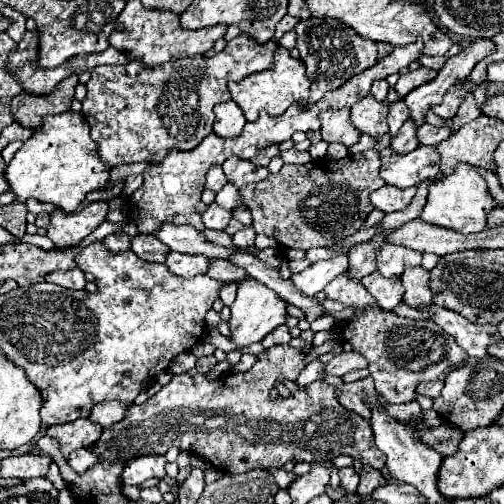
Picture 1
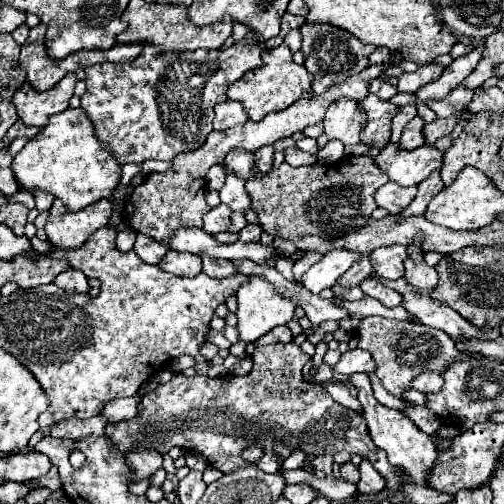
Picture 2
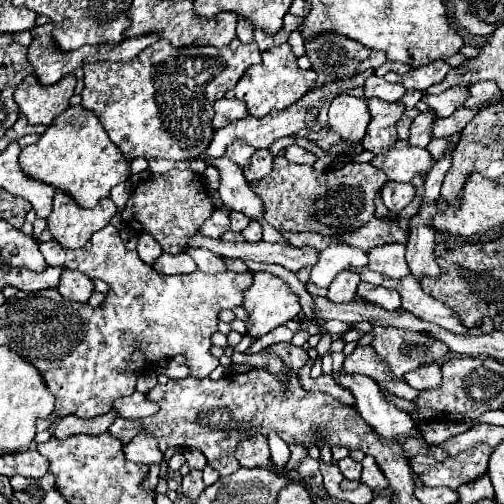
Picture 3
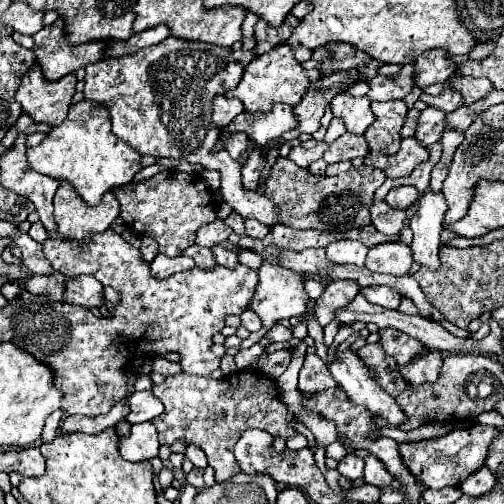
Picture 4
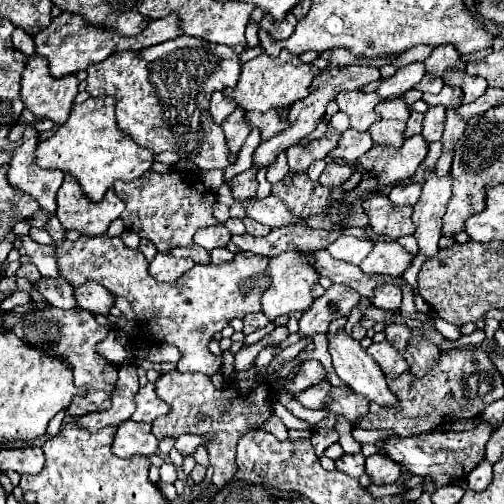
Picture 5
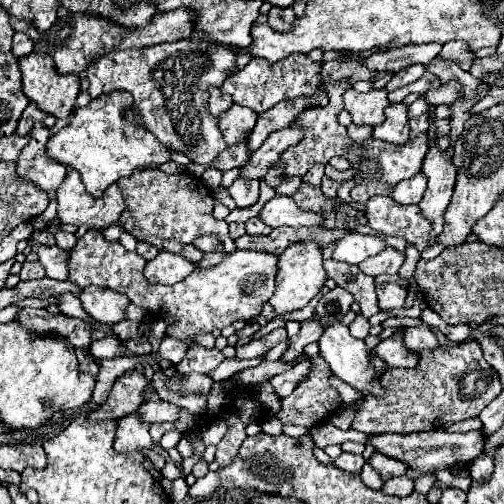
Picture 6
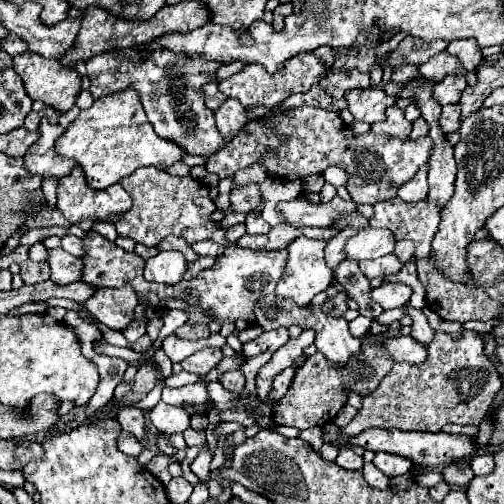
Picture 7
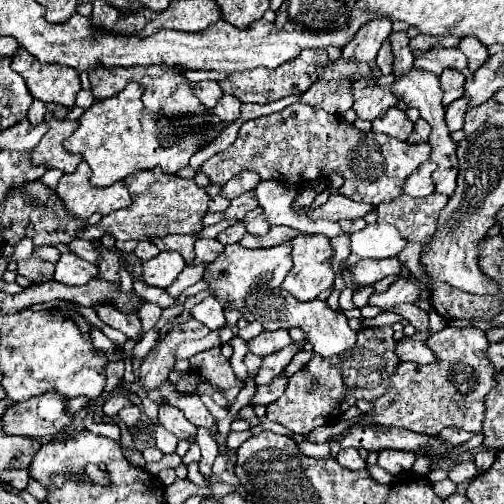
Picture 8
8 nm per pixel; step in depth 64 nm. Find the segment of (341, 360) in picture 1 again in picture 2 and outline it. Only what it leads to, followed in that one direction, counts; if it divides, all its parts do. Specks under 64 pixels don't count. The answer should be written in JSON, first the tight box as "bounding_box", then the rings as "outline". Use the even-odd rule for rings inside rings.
{"bounding_box":[332,348,374,374],"outline":[[[360,348],[356,350],[348,350],[340,356],[338,364],[332,366],[334,372],[338,374],[354,374],[354,372],[374,372],[374,364],[372,364],[372,356],[370,352],[364,352]]]}

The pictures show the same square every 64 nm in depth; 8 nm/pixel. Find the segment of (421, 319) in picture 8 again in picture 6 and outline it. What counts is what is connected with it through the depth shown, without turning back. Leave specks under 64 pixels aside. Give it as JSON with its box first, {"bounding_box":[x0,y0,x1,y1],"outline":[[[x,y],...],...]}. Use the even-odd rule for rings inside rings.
{"bounding_box":[404,324,438,356],"outline":[[[423,324],[418,327],[406,329],[404,333],[404,342],[406,348],[408,348],[410,352],[414,352],[416,356],[422,356],[422,352],[436,348],[438,338],[436,338],[436,336],[426,328],[426,325]]]}

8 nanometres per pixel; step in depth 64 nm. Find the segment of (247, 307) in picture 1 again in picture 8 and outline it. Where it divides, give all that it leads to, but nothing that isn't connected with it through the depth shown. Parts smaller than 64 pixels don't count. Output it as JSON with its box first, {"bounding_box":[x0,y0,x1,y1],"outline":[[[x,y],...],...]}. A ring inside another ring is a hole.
{"bounding_box":[282,234,334,302],"outline":[[[300,234],[292,240],[294,266],[282,282],[282,290],[290,292],[300,302],[310,302],[320,292],[334,284],[334,270],[330,266],[330,240],[322,234]]]}

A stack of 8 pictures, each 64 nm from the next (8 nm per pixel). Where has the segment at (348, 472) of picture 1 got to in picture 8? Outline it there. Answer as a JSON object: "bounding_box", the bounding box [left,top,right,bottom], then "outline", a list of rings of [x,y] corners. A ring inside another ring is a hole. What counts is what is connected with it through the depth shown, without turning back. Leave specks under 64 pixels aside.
{"bounding_box":[336,448,366,470],"outline":[[[342,448],[336,456],[336,462],[348,470],[362,470],[366,466],[366,462],[360,458],[358,450],[354,450],[354,448]]]}

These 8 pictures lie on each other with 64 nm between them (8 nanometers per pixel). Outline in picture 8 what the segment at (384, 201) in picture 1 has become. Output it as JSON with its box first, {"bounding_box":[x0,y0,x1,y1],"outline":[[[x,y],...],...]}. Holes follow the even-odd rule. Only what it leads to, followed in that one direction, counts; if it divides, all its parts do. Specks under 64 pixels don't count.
{"bounding_box":[404,160,436,198],"outline":[[[428,160],[424,162],[404,184],[404,194],[406,196],[412,196],[412,198],[424,198],[428,194],[434,192],[434,184],[432,184],[432,178],[430,174],[436,170],[436,166]]]}

